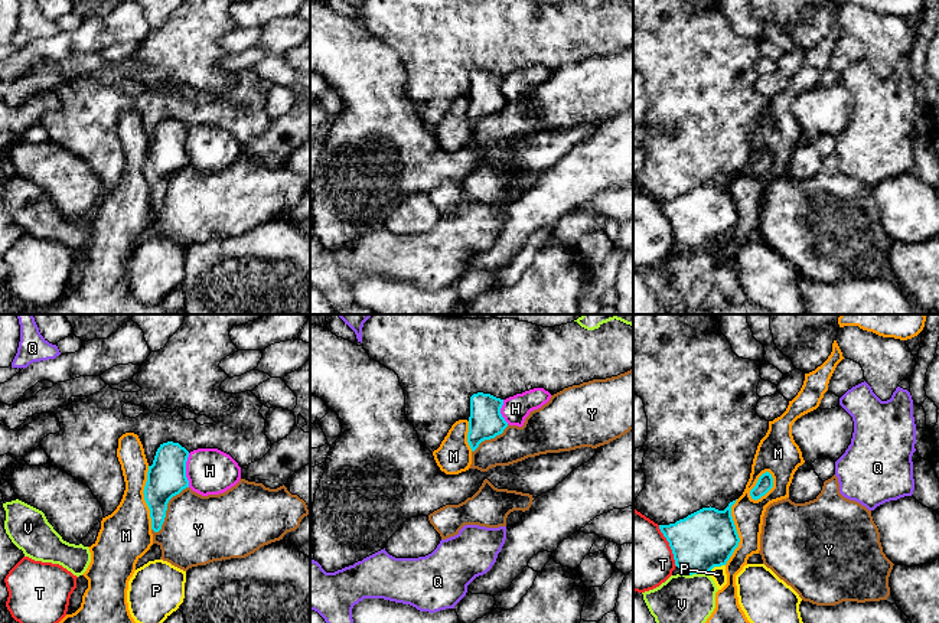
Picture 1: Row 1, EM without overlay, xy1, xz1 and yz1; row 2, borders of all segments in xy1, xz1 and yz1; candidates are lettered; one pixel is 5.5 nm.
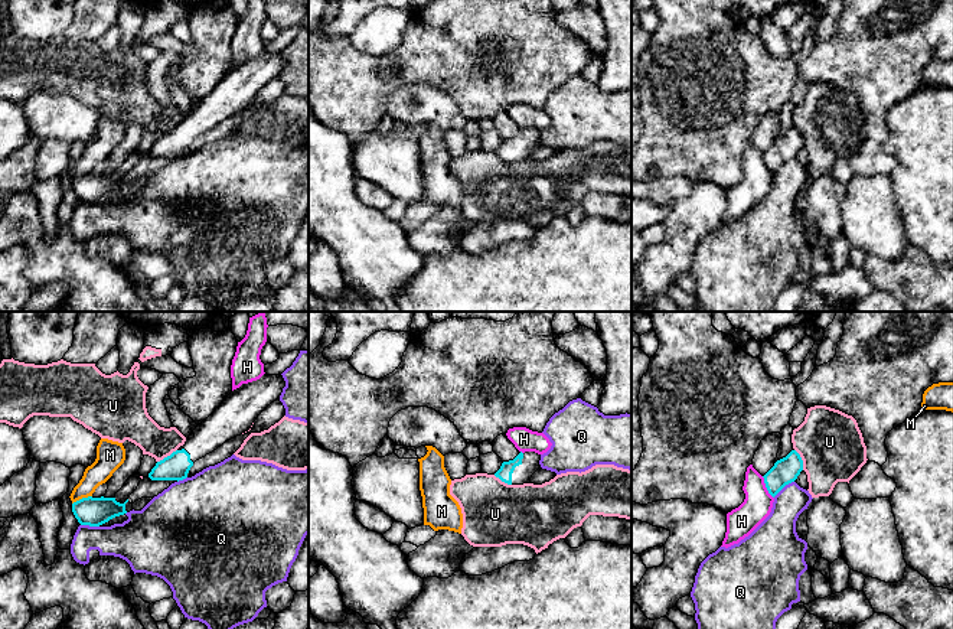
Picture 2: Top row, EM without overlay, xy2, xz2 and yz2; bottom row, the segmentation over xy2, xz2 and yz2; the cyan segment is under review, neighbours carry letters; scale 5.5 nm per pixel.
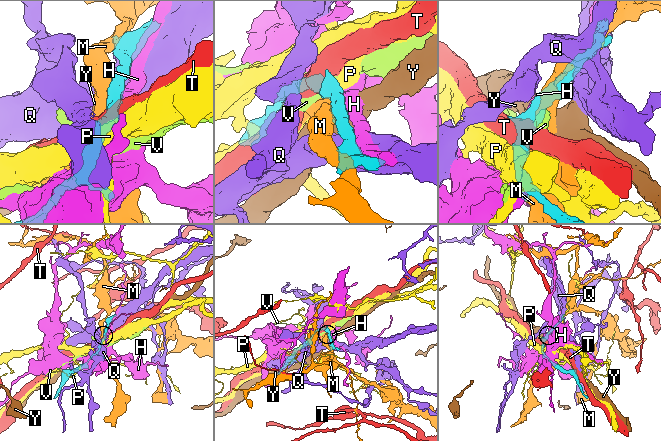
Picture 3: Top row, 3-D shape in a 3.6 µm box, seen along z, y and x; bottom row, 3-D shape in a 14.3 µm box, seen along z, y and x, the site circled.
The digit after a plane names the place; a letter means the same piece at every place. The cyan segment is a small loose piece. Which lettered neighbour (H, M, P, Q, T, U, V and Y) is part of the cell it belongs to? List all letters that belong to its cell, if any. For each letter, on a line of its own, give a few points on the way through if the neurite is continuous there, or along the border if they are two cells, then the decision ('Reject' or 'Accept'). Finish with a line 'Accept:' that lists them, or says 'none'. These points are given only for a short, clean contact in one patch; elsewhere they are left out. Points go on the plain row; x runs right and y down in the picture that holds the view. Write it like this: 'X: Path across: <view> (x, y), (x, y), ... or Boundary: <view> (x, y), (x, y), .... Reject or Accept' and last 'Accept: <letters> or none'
H: Reject
M: Reject
P: Reject
Q: Reject
T: Reject
U: Boundary: yz2 (795, 126), (803, 146). Reject
V: Reject
Y: Boundary: xy1 (188, 163), (169, 178), (165, 198), (155, 209). Reject
Accept: none

